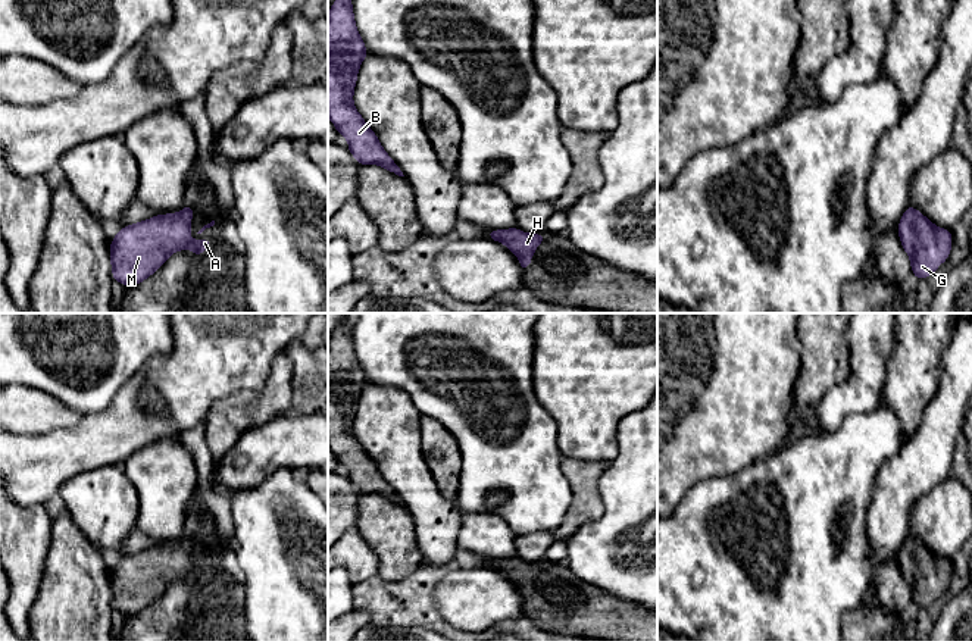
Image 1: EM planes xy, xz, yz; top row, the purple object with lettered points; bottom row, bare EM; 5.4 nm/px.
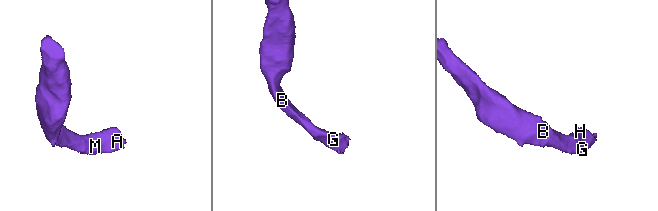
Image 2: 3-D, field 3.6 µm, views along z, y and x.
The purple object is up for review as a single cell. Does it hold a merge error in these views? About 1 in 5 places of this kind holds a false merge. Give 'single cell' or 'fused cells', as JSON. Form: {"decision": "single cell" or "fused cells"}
{"decision": "single cell"}

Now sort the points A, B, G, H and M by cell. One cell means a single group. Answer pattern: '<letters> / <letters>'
A B G H M

